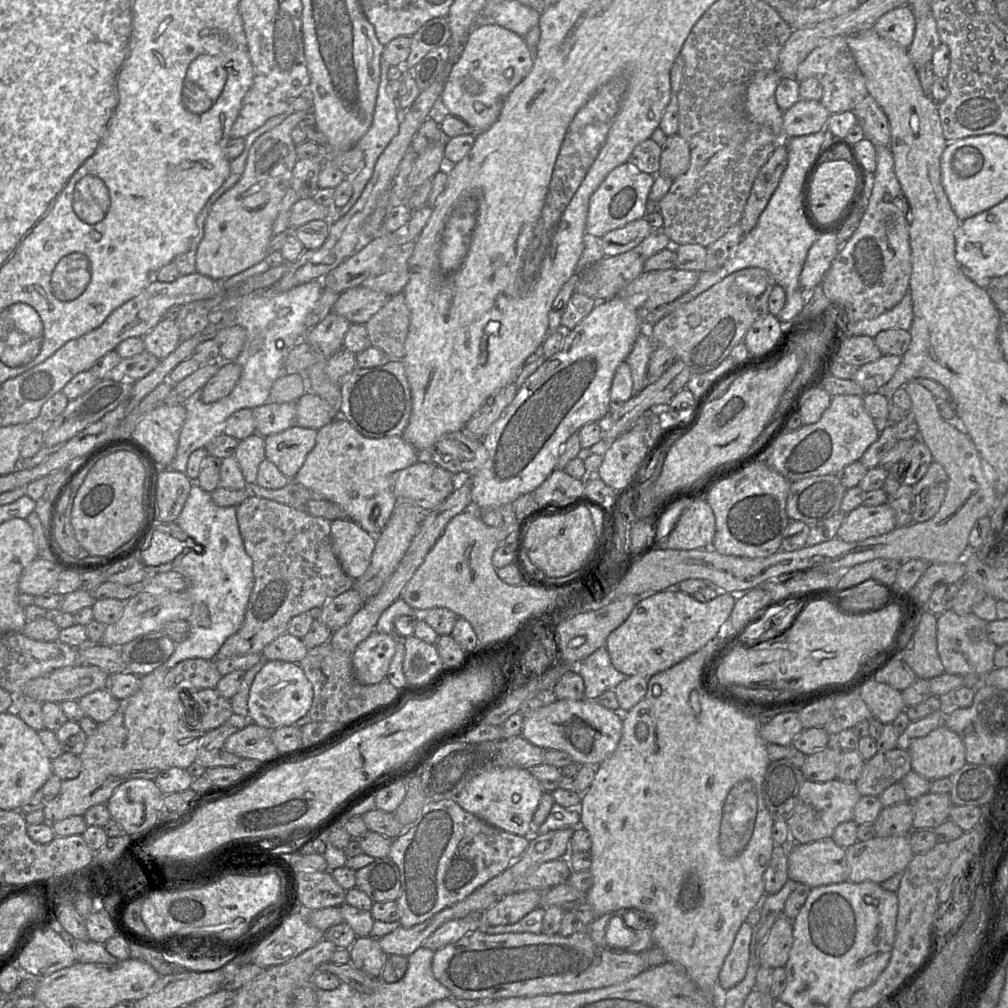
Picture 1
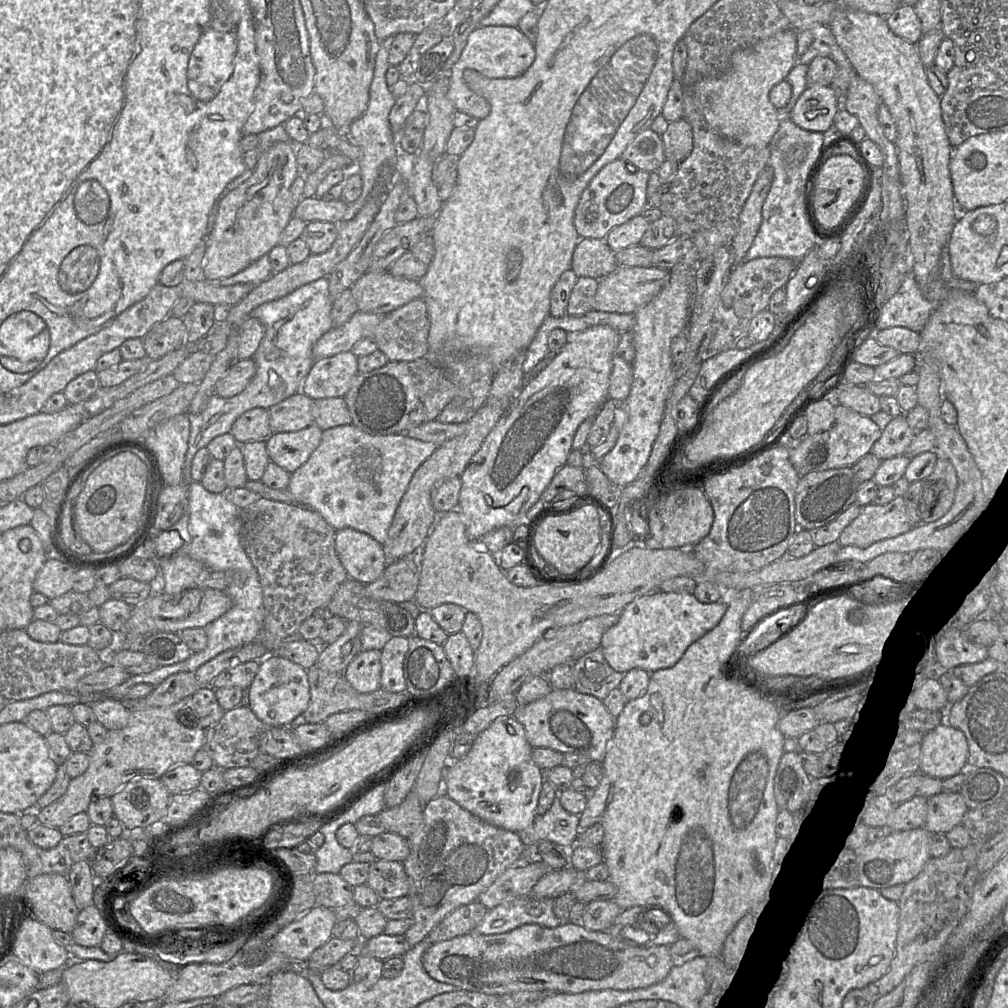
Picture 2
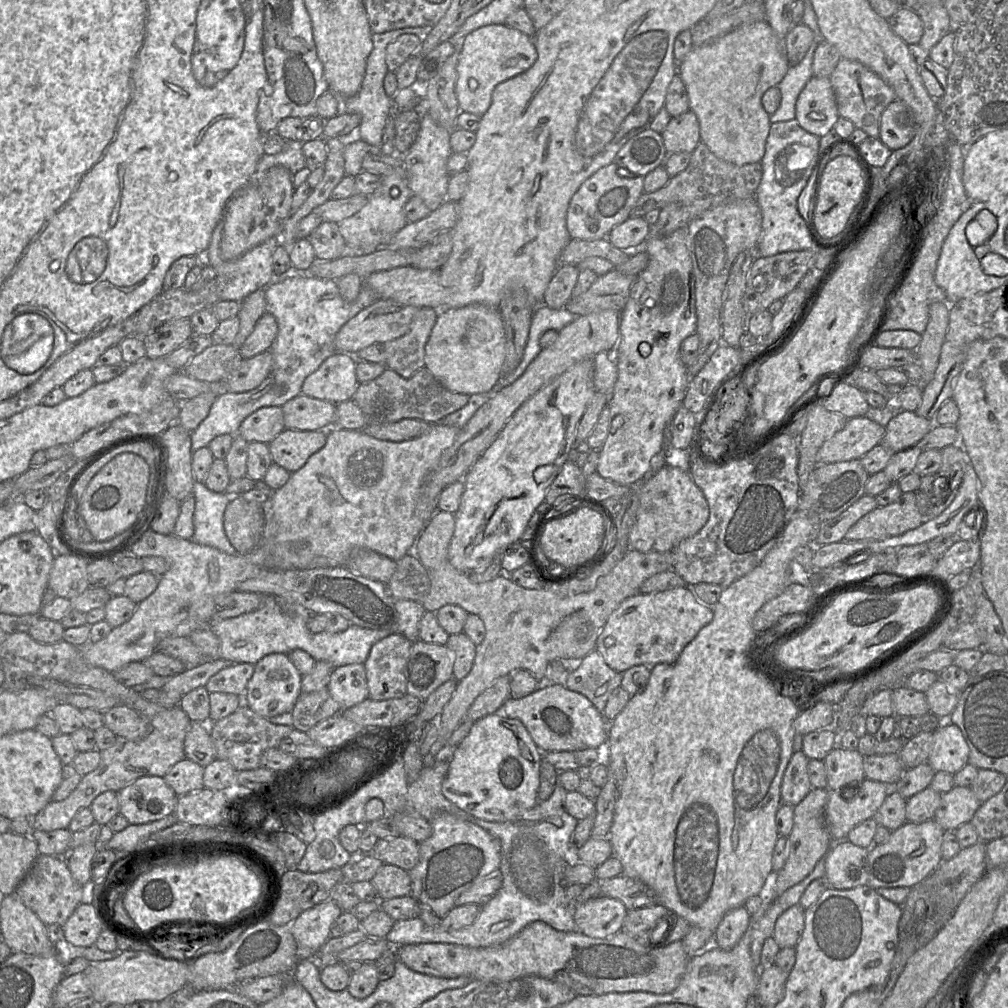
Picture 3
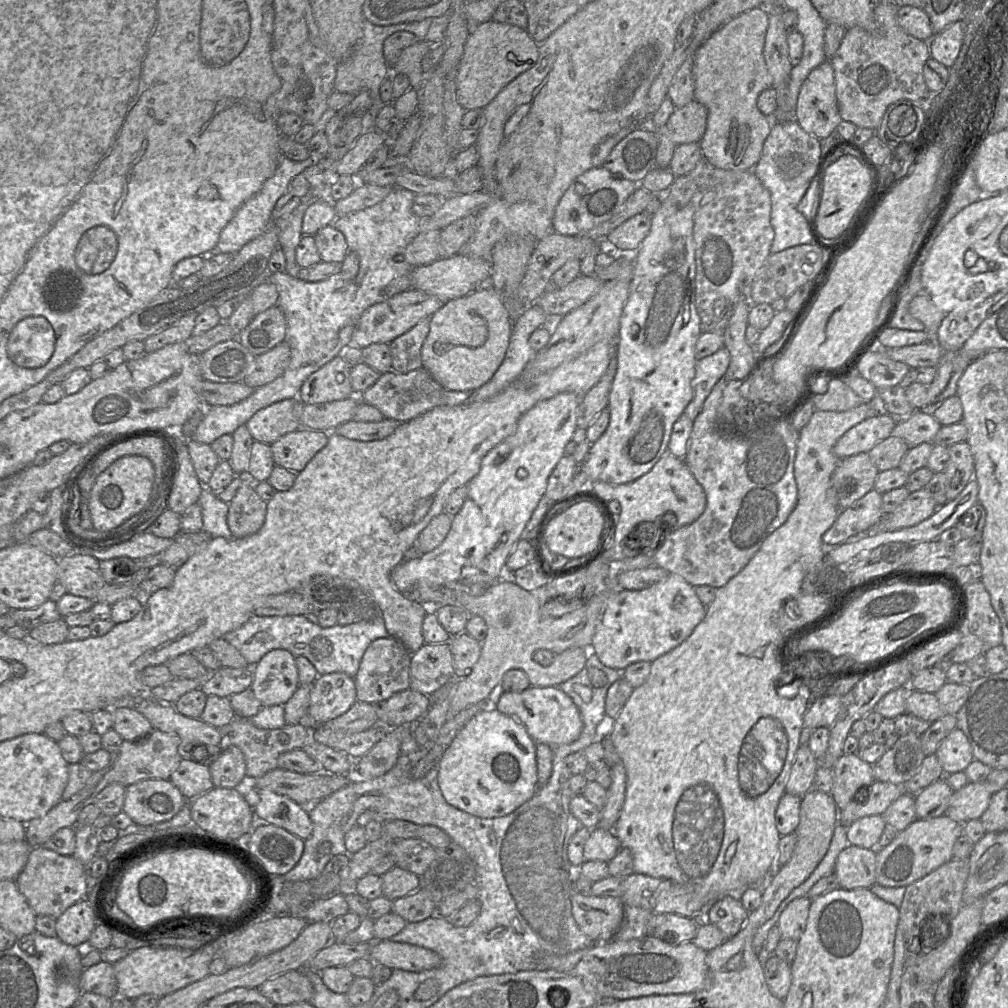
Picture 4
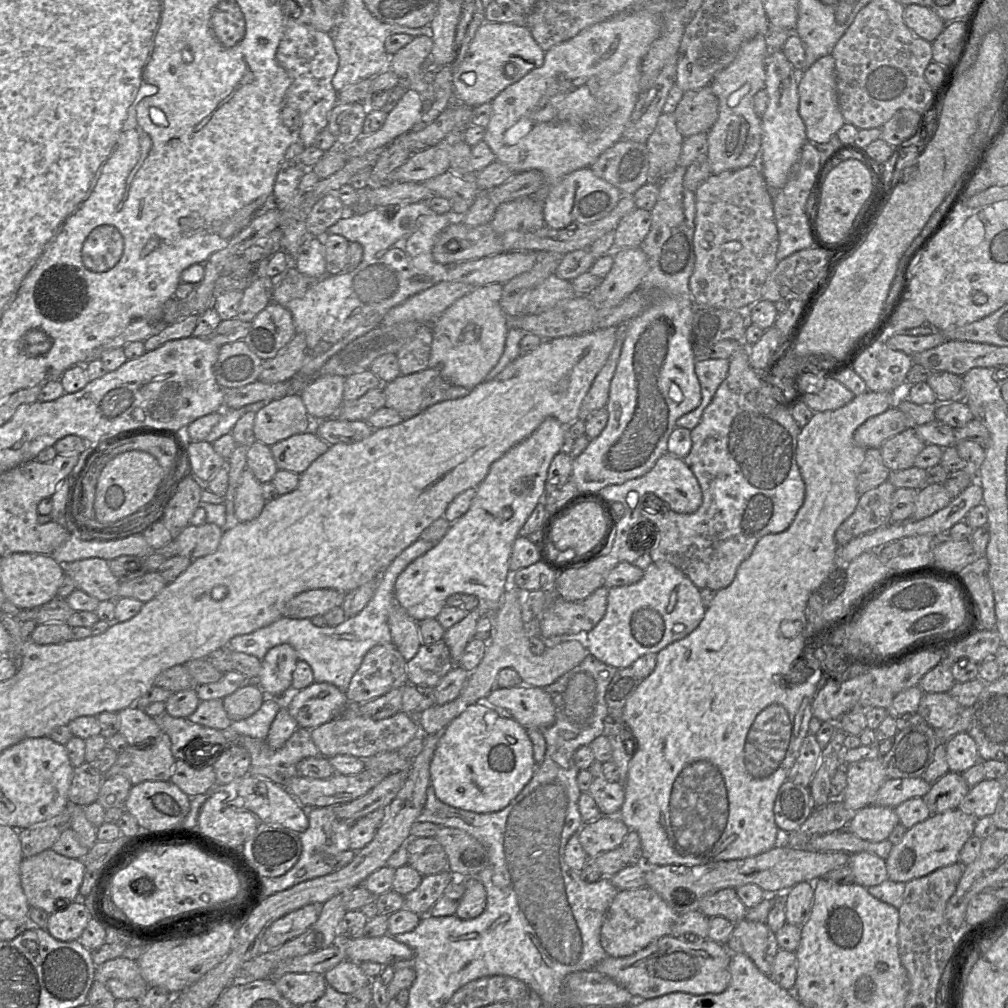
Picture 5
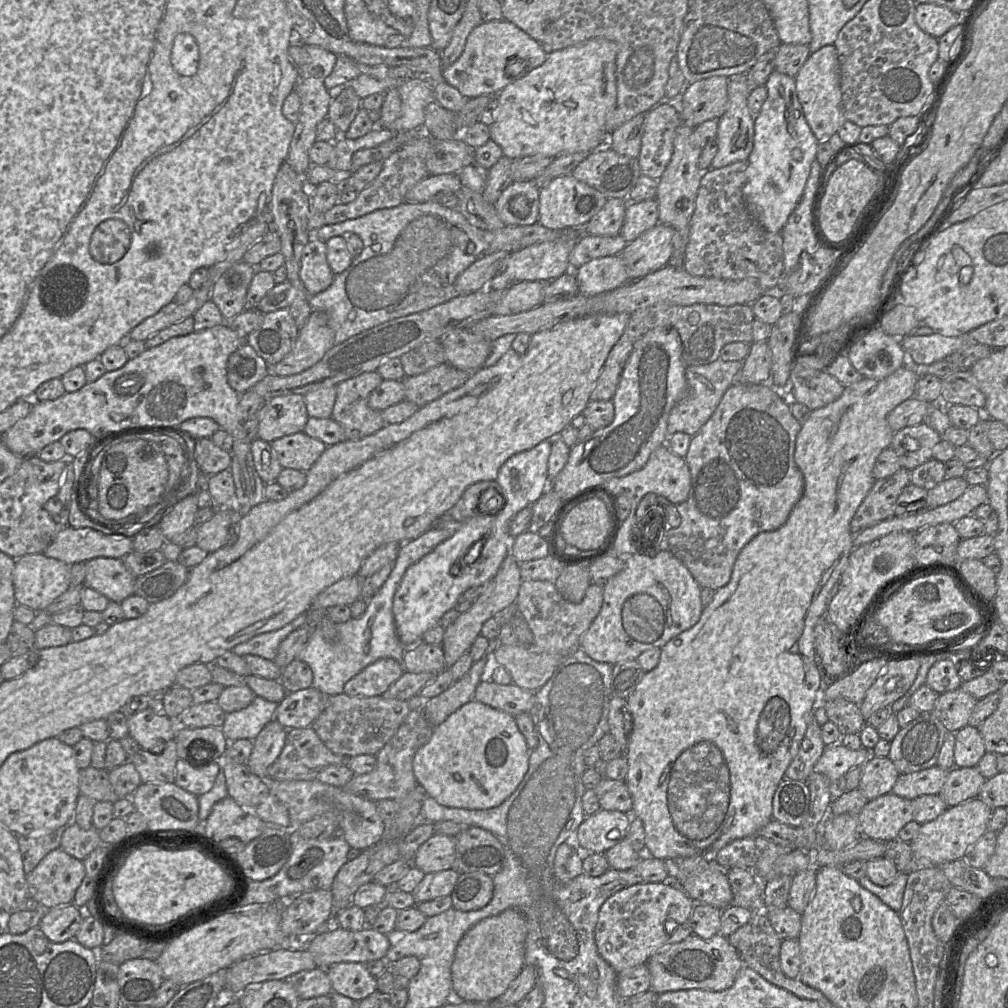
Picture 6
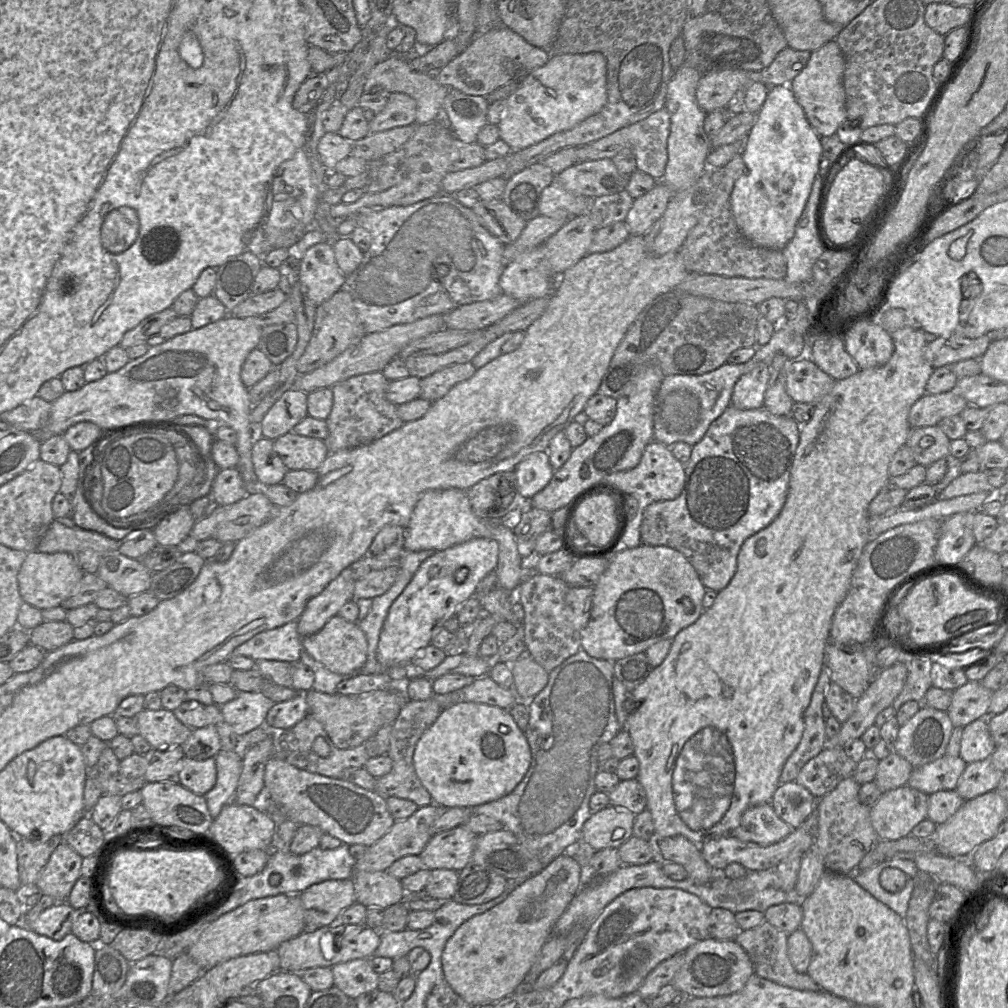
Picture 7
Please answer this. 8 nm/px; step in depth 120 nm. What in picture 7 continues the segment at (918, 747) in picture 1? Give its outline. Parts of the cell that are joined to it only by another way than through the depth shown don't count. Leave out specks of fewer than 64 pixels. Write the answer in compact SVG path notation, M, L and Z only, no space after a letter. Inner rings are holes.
M986 718L963 727L959 756L967 764L989 758L995 748Z

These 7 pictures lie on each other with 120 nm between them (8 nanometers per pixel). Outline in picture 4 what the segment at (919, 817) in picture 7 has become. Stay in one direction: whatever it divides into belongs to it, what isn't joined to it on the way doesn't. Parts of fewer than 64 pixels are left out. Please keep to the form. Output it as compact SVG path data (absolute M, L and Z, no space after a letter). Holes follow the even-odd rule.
M882 815L862 817L847 826L848 845L876 849L885 827Z

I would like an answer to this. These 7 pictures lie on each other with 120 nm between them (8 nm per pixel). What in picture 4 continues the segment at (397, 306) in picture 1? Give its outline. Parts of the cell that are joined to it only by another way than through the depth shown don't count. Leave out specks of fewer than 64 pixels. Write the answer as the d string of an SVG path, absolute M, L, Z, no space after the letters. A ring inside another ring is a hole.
M424 318L389 343L392 371L406 374L422 367L421 349L430 330L430 318Z

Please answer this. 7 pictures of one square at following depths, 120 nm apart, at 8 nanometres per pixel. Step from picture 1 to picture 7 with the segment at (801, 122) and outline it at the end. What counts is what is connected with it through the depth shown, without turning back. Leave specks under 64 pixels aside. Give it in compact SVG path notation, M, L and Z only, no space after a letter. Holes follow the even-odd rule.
M831 40L810 53L806 66L789 84L796 102L801 106L808 122L820 137L835 134L838 127L847 119L843 85L844 70L843 52L837 42Z

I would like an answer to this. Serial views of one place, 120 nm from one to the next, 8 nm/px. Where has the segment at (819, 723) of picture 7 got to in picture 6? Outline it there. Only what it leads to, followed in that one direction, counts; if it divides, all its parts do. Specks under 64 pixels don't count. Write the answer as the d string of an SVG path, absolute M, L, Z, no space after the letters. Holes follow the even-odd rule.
M812 713L807 722L798 752L787 767L784 778L806 781L813 773L813 767L827 746L821 738L821 726Z

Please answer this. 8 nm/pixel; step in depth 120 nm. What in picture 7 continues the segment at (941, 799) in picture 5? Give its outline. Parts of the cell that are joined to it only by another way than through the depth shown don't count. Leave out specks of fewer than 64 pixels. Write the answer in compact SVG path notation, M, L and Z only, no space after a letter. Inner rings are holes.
M989 758L968 763L958 779L955 791L964 800L971 800L994 791L1005 772L994 767Z

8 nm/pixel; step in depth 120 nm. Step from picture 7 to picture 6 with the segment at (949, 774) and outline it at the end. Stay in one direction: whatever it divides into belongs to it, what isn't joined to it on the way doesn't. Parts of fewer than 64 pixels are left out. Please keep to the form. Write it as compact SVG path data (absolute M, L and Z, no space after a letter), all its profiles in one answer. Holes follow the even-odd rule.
M934 765L920 771L900 774L891 793L909 800L927 794L939 795L948 771Z

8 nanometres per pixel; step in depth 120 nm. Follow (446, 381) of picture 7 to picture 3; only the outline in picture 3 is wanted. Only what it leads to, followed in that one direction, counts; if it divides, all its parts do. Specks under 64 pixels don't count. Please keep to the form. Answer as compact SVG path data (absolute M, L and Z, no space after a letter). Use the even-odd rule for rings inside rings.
M387 368L374 380L359 383L353 401L360 407L368 423L390 423L403 419L419 419L430 424L439 423L446 416L460 410L469 401L466 394L446 389L426 368L404 378Z

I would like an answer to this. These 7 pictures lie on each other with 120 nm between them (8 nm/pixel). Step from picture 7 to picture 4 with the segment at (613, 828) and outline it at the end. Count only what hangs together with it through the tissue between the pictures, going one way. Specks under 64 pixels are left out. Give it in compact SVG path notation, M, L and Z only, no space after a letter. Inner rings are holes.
M595 827L583 847L585 861L603 861L608 863L621 849L621 843L612 829Z

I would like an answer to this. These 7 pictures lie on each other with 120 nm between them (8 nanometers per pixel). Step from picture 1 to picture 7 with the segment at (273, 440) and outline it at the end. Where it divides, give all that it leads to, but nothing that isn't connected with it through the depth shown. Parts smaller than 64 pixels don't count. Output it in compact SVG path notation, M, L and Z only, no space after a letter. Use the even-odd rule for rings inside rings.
M293 432L275 439L273 447L288 470L317 471L331 452L325 440Z

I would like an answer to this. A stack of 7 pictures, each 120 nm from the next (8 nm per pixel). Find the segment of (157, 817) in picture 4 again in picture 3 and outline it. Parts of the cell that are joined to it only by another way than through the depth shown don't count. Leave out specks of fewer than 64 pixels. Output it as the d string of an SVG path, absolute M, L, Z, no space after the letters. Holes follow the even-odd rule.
M140 777L117 793L119 813L131 825L160 820L176 808L177 795L163 777Z

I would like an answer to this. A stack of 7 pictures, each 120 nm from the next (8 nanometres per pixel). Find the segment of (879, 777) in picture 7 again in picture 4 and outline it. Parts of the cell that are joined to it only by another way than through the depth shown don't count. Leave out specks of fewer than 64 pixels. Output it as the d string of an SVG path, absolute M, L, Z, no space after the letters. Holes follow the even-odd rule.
M857 753L842 754L833 765L832 771L831 795L838 811L844 809L854 795L861 795L865 786L875 781L872 765L862 760Z

